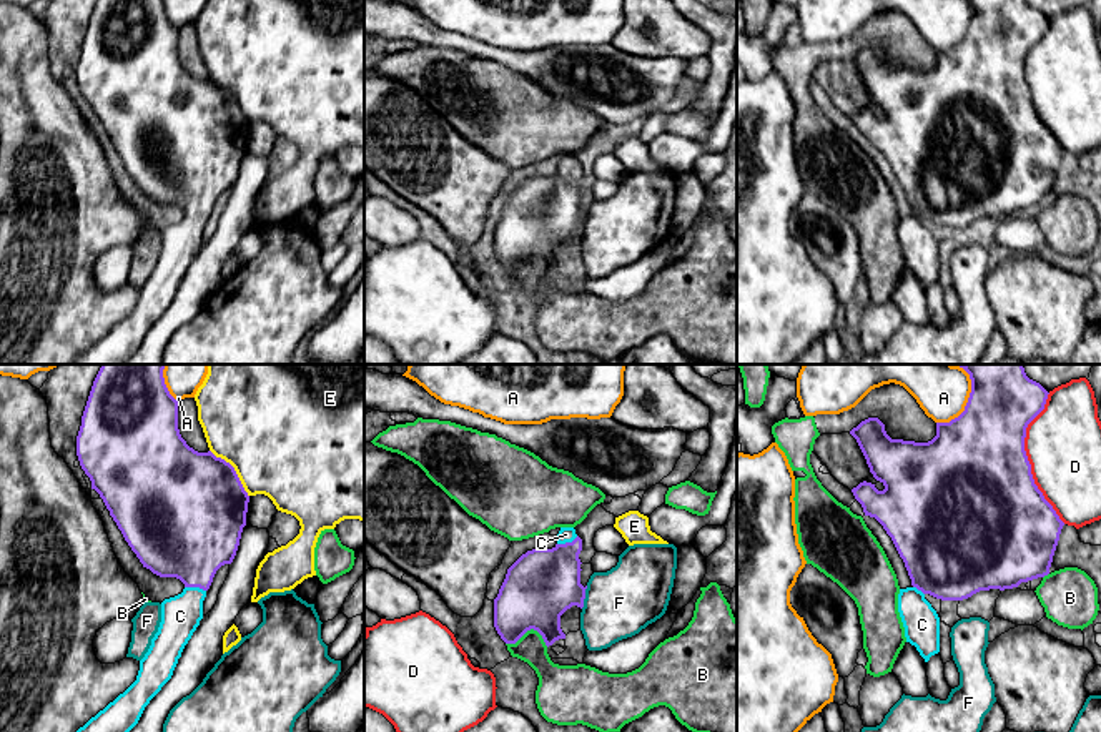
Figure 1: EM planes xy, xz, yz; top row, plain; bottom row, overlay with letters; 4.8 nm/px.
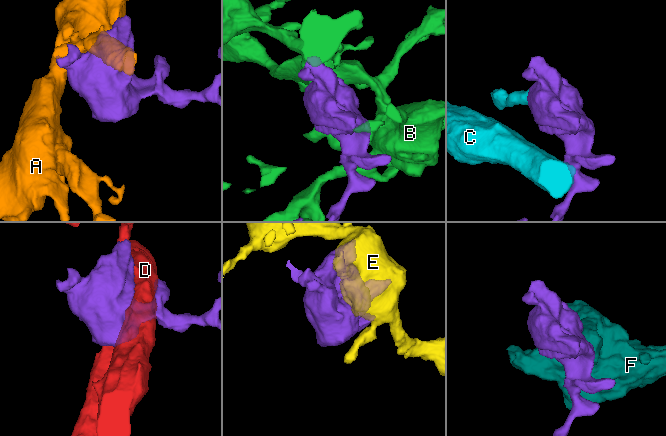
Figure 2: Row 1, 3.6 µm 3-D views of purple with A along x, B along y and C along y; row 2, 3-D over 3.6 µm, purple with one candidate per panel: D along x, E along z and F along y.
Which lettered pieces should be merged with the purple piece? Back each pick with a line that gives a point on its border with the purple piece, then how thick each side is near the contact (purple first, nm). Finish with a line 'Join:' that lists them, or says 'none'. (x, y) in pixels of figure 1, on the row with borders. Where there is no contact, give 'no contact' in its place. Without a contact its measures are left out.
C: xy (195, 586) | 420/190 nm
Join: C

